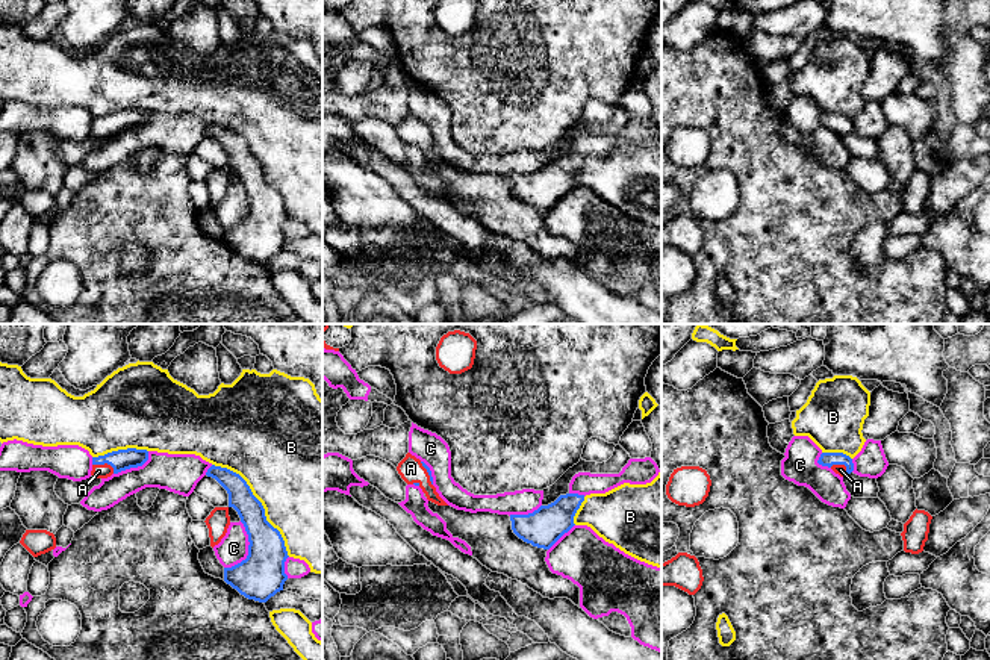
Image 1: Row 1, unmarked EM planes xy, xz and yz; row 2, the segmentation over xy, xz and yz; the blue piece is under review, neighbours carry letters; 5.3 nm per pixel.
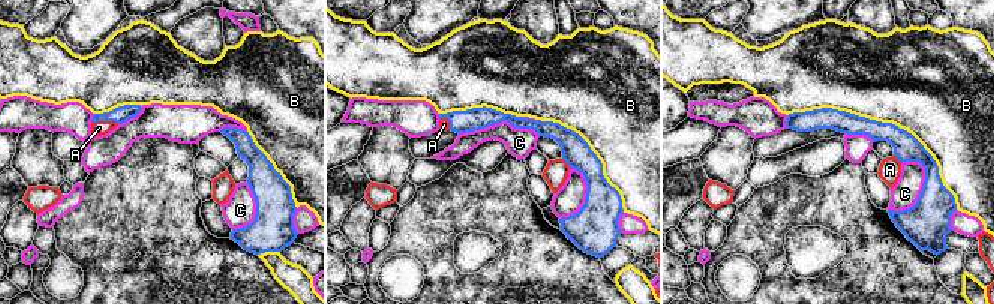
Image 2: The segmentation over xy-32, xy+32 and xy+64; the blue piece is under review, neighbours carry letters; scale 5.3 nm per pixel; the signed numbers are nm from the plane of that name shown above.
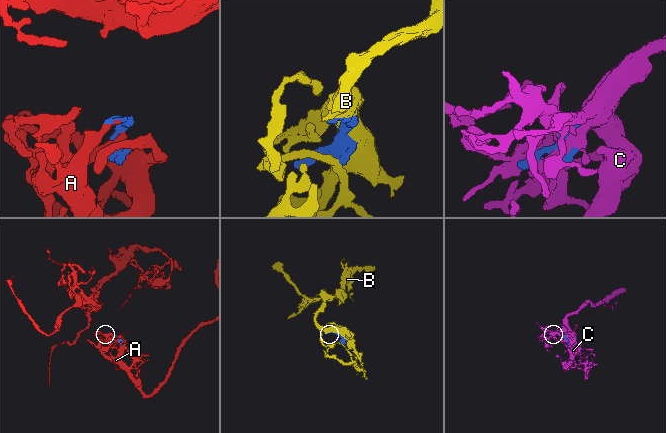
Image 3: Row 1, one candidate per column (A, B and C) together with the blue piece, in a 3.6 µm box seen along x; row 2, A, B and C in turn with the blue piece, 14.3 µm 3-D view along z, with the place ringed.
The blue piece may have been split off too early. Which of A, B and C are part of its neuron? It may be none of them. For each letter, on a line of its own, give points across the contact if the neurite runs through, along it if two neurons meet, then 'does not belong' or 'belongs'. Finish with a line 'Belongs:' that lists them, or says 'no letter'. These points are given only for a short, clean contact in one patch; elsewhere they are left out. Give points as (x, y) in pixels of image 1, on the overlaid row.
A: belongs
B: does not belong
C: does not belong
Belongs: A

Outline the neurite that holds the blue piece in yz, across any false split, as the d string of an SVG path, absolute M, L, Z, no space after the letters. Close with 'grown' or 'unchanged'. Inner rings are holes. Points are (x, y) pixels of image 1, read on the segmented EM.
M822 453L817 463L831 468L840 477L854 471L852 459L843 453Z | grown

